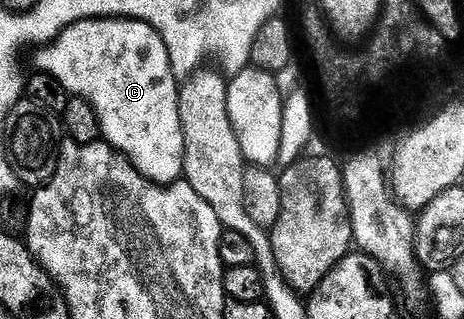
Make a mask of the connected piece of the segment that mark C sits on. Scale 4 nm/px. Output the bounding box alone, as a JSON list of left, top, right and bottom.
[39,18,183,184]

